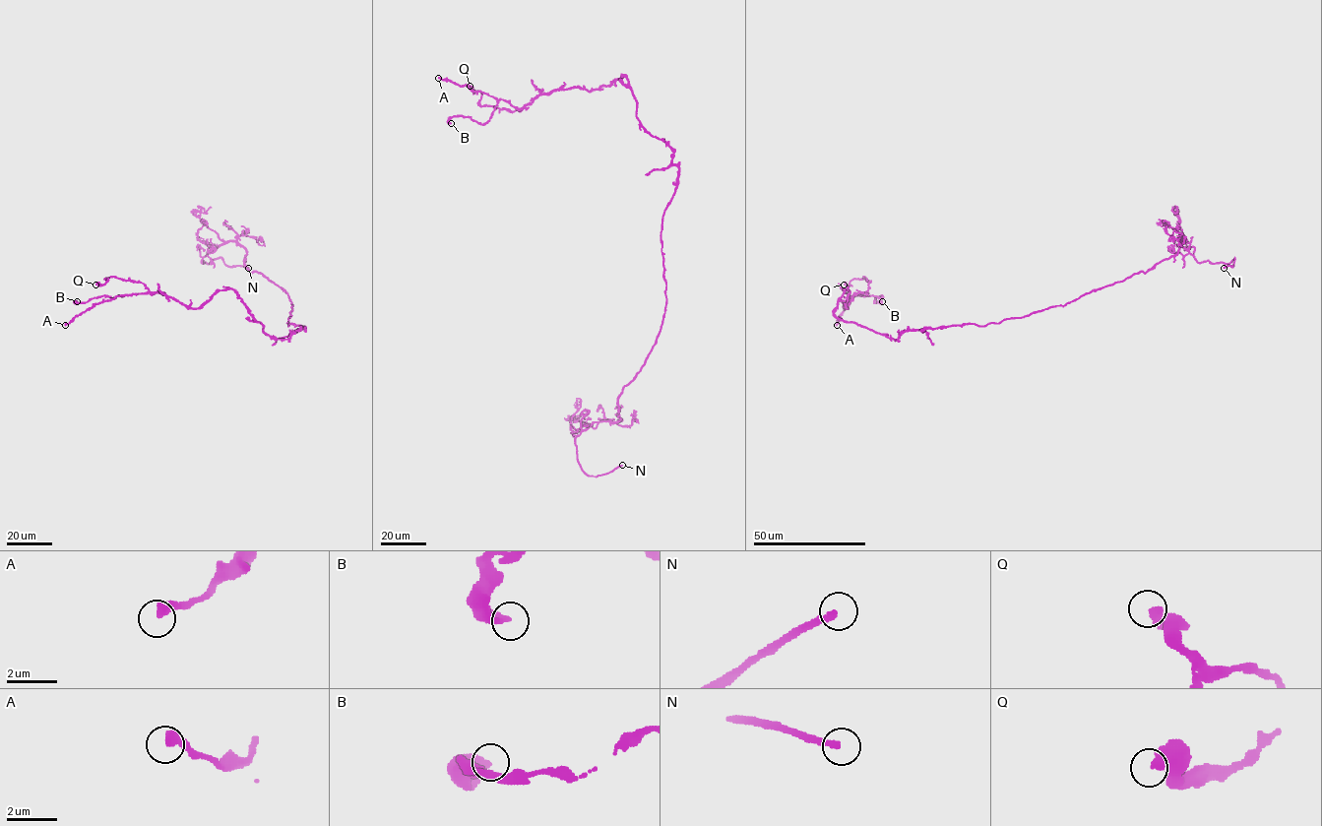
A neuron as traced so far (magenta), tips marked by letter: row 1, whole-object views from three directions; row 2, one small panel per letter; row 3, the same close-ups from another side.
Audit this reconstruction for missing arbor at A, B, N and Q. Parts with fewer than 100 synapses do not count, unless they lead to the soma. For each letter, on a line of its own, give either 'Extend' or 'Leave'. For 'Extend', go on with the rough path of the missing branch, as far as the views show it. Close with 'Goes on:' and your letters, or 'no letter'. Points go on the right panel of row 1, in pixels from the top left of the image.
A: Leave
B: Leave
N: Extend. Course of what is missing: (1224, 268), (1227, 288), (1241, 295)
Q: Leave
Goes on: N

